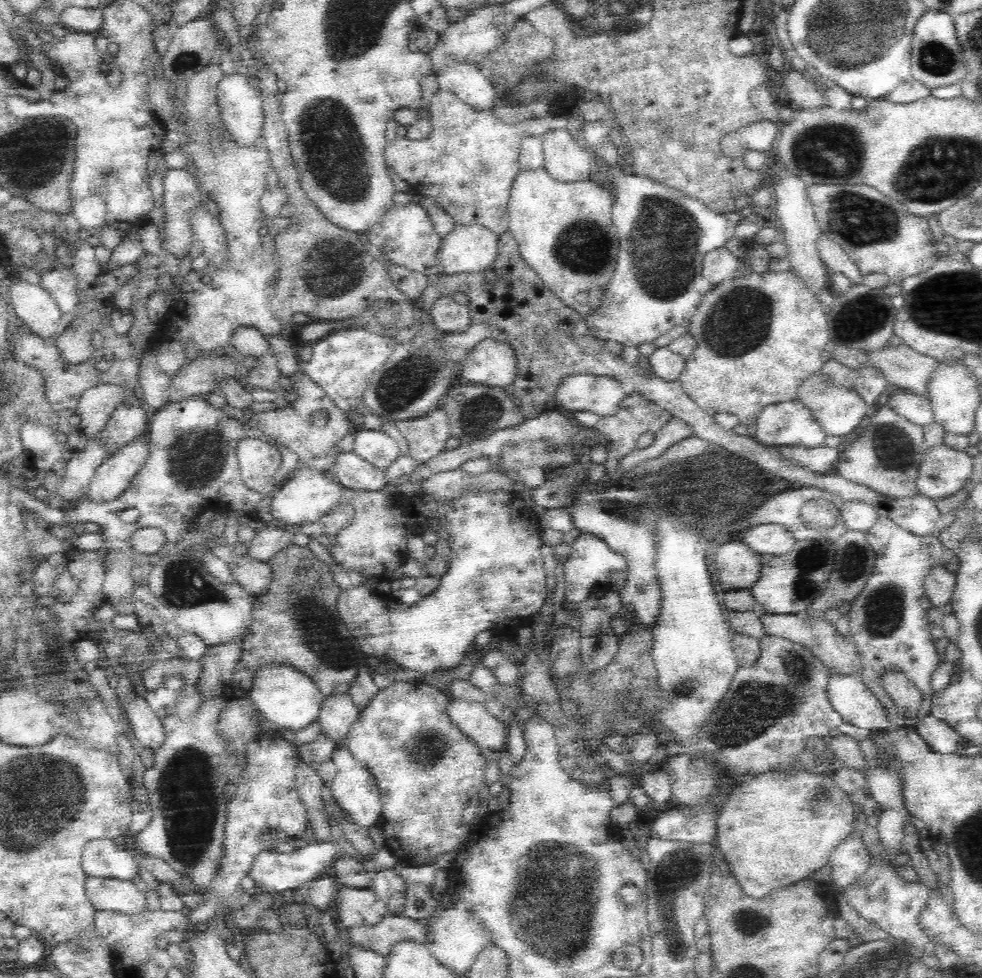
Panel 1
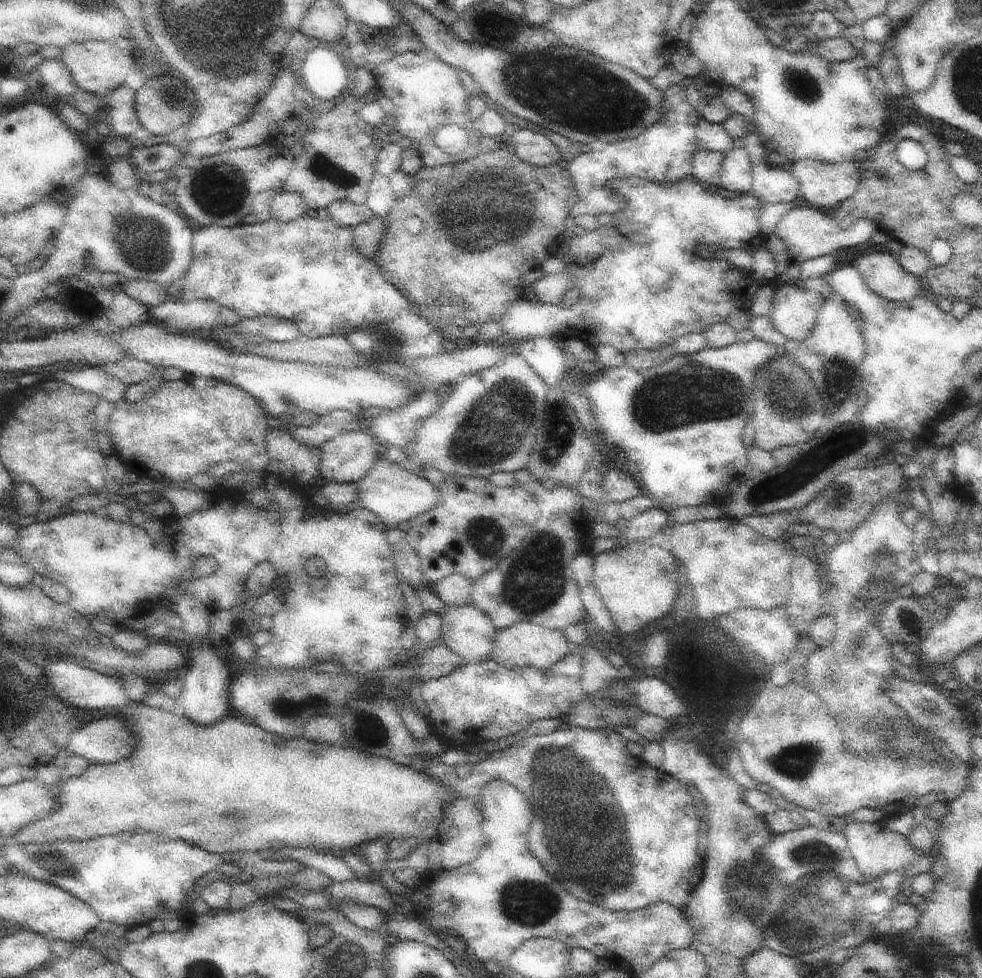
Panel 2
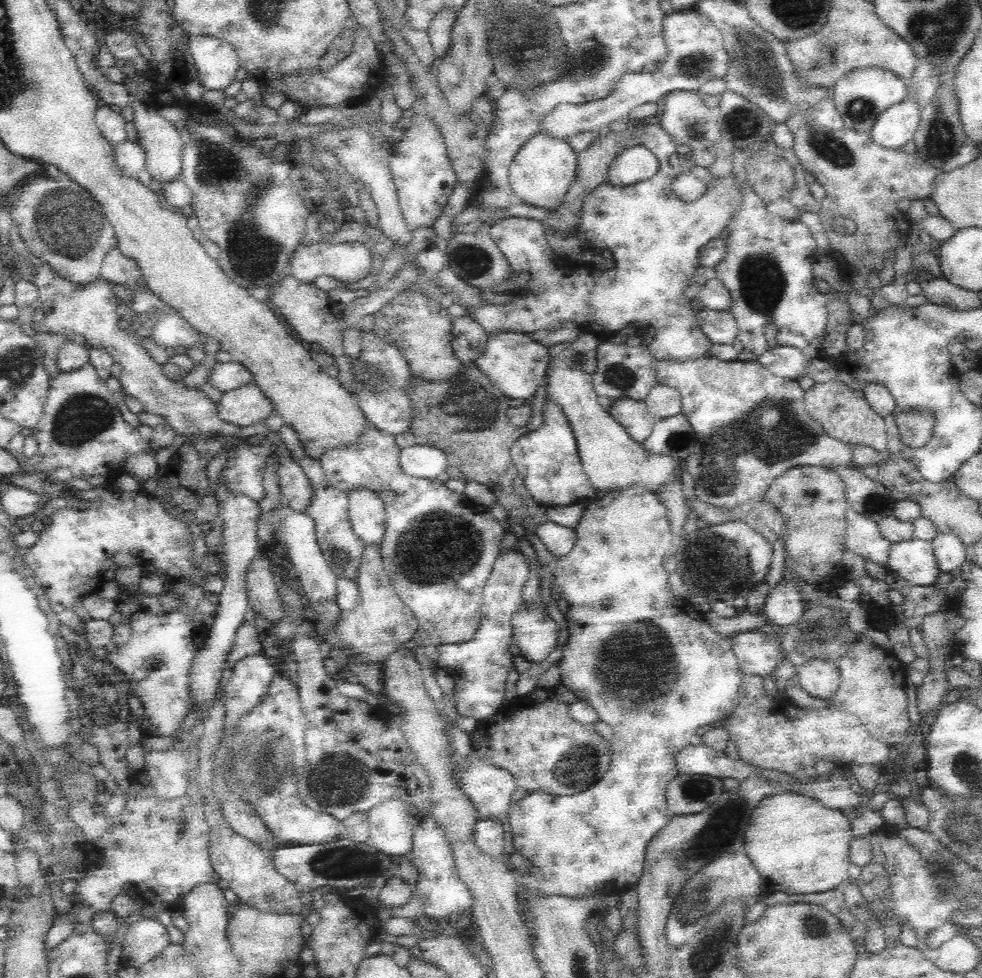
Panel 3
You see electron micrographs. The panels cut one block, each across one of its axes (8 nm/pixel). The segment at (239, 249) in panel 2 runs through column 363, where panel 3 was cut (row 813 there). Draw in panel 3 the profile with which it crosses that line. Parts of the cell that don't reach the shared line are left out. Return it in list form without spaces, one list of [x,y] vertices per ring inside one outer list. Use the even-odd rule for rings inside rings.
[[[276,674],[272,678],[268,696],[264,696],[264,700],[252,708],[252,712],[242,720],[236,736],[232,736],[234,740],[230,740],[230,766],[232,772],[228,774],[228,784],[232,788],[232,792],[236,792],[244,802],[252,804],[254,812],[264,820],[264,824],[272,830],[274,838],[278,842],[286,842],[286,844],[294,844],[294,846],[310,846],[310,844],[324,844],[324,842],[332,842],[336,838],[340,838],[340,834],[344,832],[344,824],[330,814],[320,814],[312,808],[308,808],[308,804],[304,804],[304,800],[300,800],[298,794],[298,778],[300,778],[300,770],[302,766],[308,762],[308,754],[306,754],[306,720],[304,720],[304,712],[300,708],[300,690],[296,686],[296,682]]]

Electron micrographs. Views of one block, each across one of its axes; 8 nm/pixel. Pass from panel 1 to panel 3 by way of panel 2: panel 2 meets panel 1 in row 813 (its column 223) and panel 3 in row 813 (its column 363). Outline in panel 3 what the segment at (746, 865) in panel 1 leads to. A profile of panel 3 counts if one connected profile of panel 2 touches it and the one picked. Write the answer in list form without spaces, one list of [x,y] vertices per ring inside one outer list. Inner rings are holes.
[[[778,792],[774,796],[766,796],[758,808],[754,808],[752,816],[750,816],[750,822],[748,822],[748,828],[746,828],[746,854],[748,858],[752,860],[752,866],[758,868],[758,872],[762,874],[764,882],[772,882],[770,888],[774,884],[778,884],[778,890],[782,892],[788,892],[788,894],[816,894],[816,892],[826,892],[826,890],[832,890],[836,888],[838,884],[846,882],[846,872],[848,872],[848,866],[850,866],[850,842],[852,842],[852,824],[850,824],[850,814],[848,812],[842,812],[842,810],[834,810],[834,808],[828,808],[824,804],[820,804],[814,796],[804,796],[804,794],[798,794],[798,792]]]

